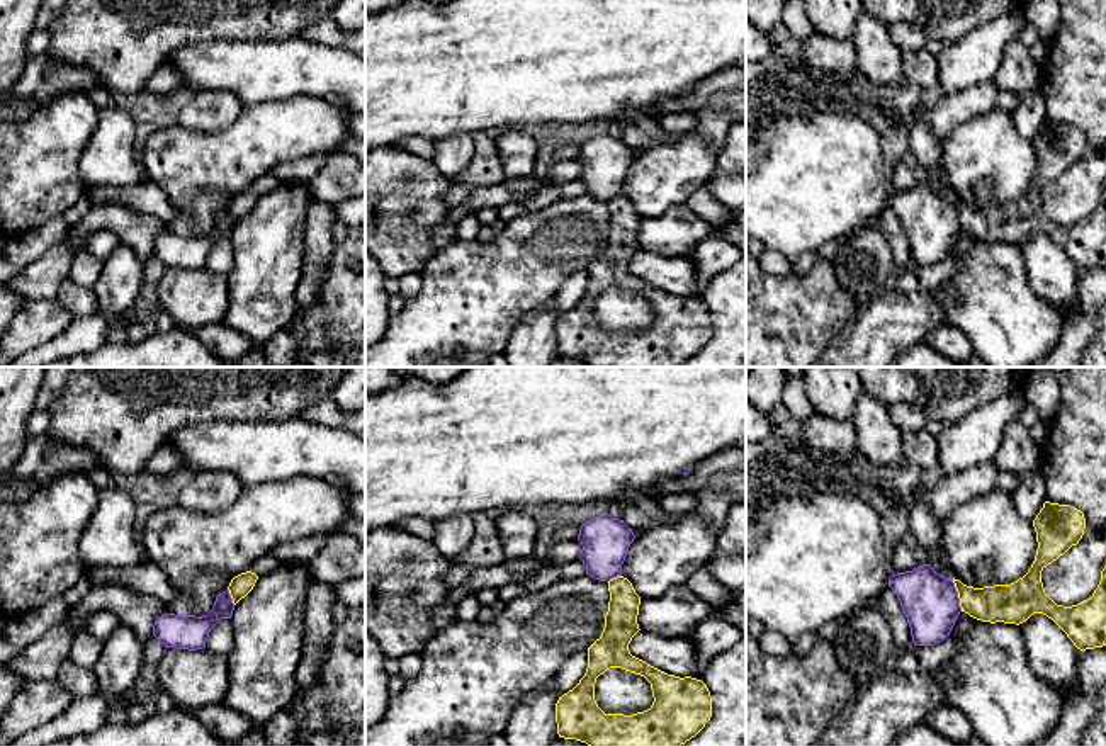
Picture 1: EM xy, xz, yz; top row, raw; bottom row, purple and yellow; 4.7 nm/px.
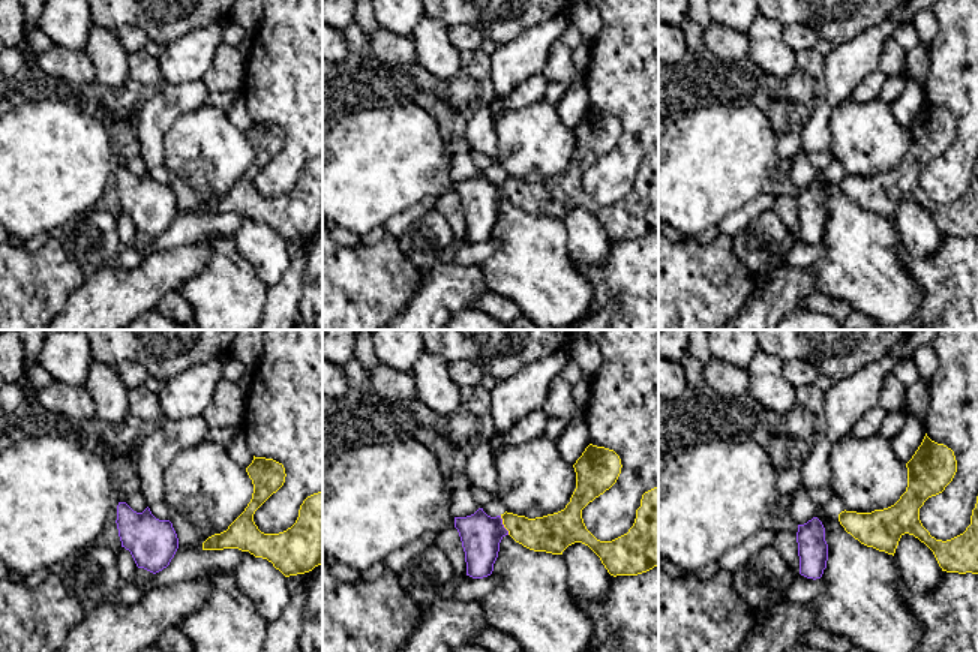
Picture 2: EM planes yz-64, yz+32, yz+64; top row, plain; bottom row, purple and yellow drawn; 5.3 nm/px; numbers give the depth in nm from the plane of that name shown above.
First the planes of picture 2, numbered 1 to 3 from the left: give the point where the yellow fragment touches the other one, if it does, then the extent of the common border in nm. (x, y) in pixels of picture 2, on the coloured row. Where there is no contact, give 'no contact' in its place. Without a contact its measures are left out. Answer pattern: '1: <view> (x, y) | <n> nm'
1: no contact
2: yz+32 (503, 525) | 120 nm
3: no contact

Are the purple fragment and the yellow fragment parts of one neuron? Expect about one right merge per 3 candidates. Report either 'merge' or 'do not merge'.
do not merge

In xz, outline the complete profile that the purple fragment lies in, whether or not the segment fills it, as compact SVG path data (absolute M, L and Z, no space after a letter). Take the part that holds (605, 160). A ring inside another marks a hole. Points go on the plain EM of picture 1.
M605 133L581 144L578 160L583 165L579 178L586 194L600 201L622 195L622 184L635 155L624 139Z

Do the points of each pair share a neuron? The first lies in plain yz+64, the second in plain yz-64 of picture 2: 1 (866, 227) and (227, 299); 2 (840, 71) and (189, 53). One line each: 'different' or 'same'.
1: same
2: same

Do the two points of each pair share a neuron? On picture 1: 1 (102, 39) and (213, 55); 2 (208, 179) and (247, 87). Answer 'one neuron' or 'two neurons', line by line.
1: two neurons
2: two neurons

